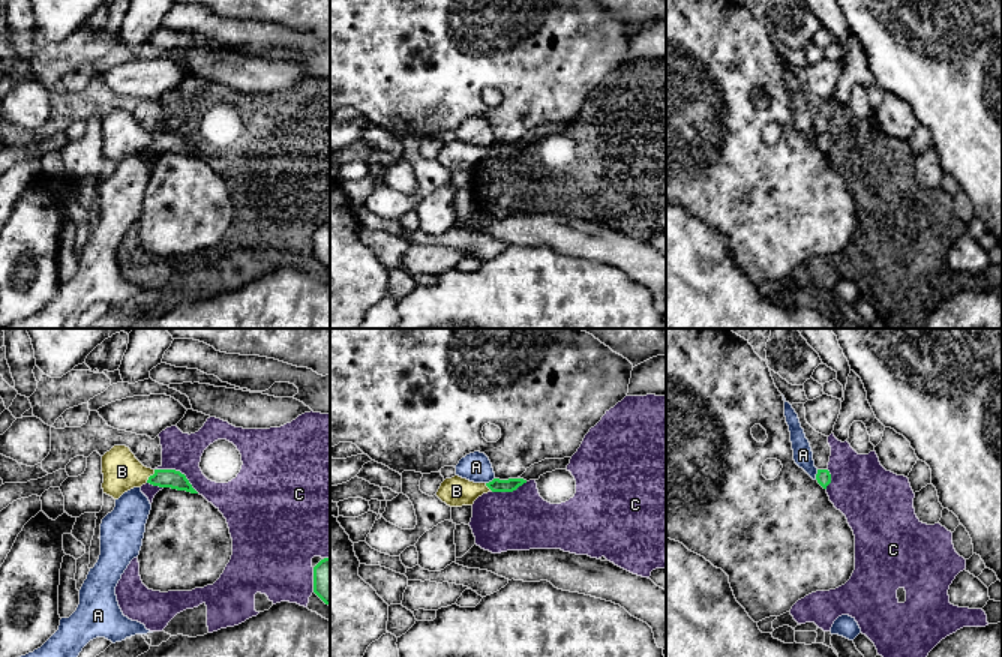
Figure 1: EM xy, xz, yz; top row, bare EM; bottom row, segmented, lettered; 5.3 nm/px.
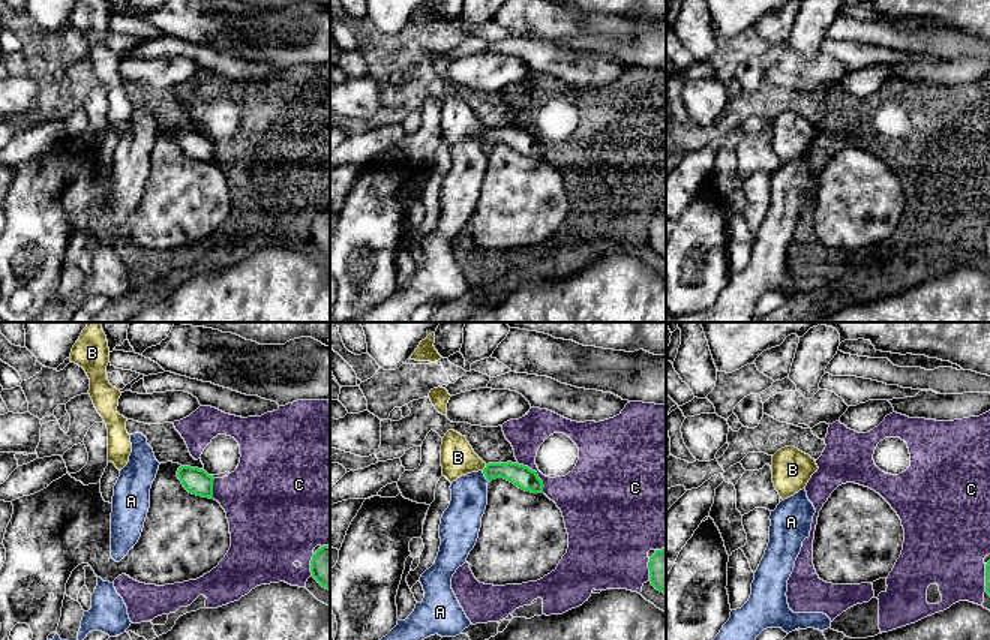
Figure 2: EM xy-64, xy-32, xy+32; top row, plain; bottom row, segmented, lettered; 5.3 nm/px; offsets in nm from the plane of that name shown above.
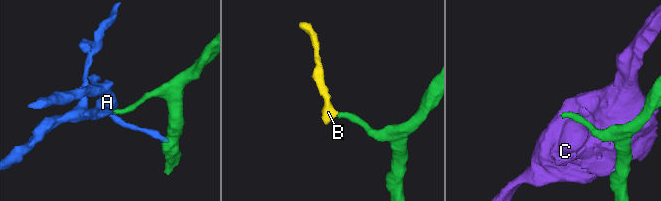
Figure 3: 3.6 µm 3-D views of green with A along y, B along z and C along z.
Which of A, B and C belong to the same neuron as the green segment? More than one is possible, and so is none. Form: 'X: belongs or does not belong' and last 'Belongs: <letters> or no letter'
A: does not belong
B: belongs
C: does not belong
Belongs: B

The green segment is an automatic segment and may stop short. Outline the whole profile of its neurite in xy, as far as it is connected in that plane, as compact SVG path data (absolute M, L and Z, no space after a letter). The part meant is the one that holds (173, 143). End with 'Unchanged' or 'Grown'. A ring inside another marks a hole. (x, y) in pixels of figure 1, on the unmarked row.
M114 110L102 120L104 158L118 164L124 156L146 147L198 158L184 138L176 134L144 130L126 110Z. Grown

